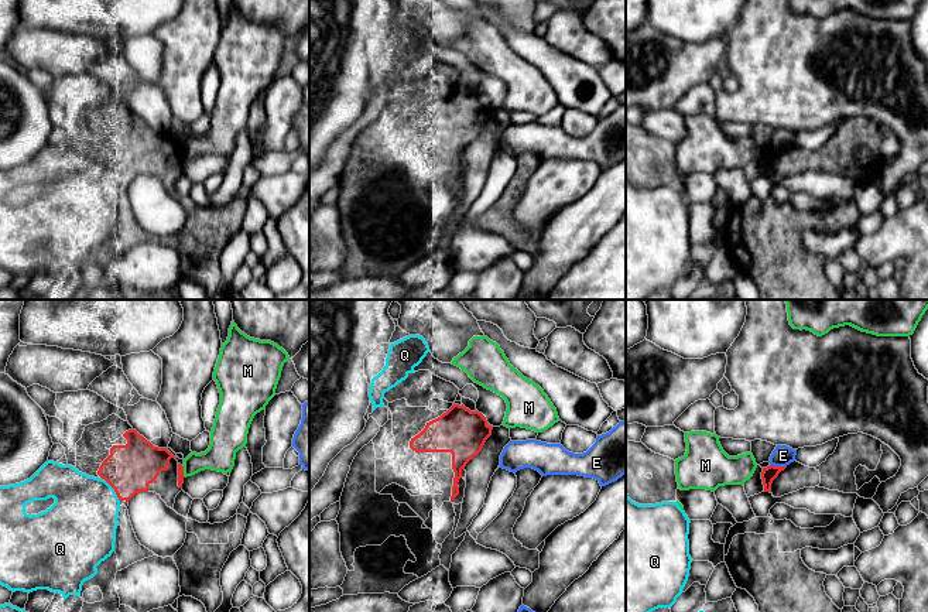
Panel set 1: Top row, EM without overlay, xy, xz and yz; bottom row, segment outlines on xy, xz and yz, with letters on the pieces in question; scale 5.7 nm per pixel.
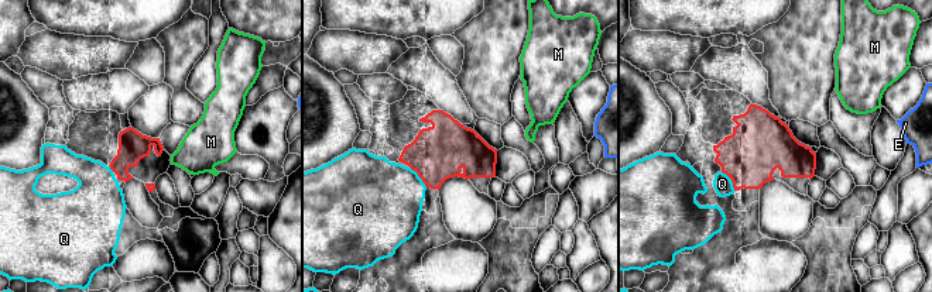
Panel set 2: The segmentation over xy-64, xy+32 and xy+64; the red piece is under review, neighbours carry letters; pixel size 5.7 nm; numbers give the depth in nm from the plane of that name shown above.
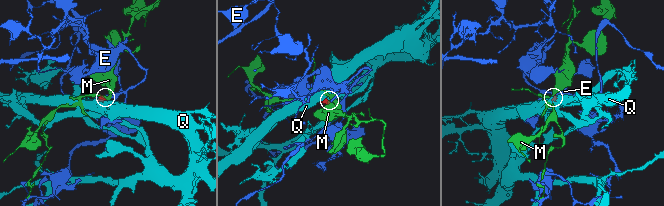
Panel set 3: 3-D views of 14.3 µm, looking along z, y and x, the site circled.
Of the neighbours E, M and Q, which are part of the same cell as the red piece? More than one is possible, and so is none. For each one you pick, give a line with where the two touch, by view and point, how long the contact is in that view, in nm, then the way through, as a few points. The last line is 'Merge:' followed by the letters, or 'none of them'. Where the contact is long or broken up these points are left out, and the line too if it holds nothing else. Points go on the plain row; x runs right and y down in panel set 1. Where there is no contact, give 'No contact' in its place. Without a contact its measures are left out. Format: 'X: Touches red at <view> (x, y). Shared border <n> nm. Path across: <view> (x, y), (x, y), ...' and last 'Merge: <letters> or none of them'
Merge: none of them

